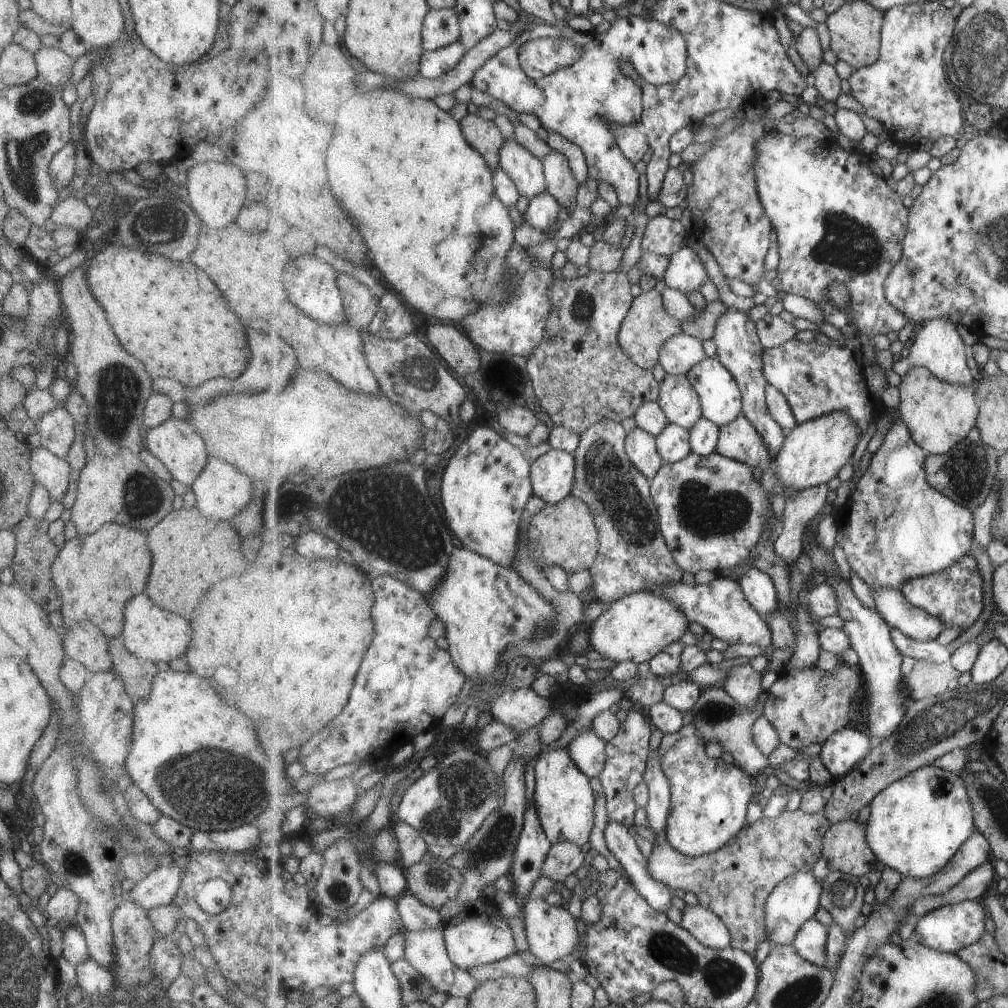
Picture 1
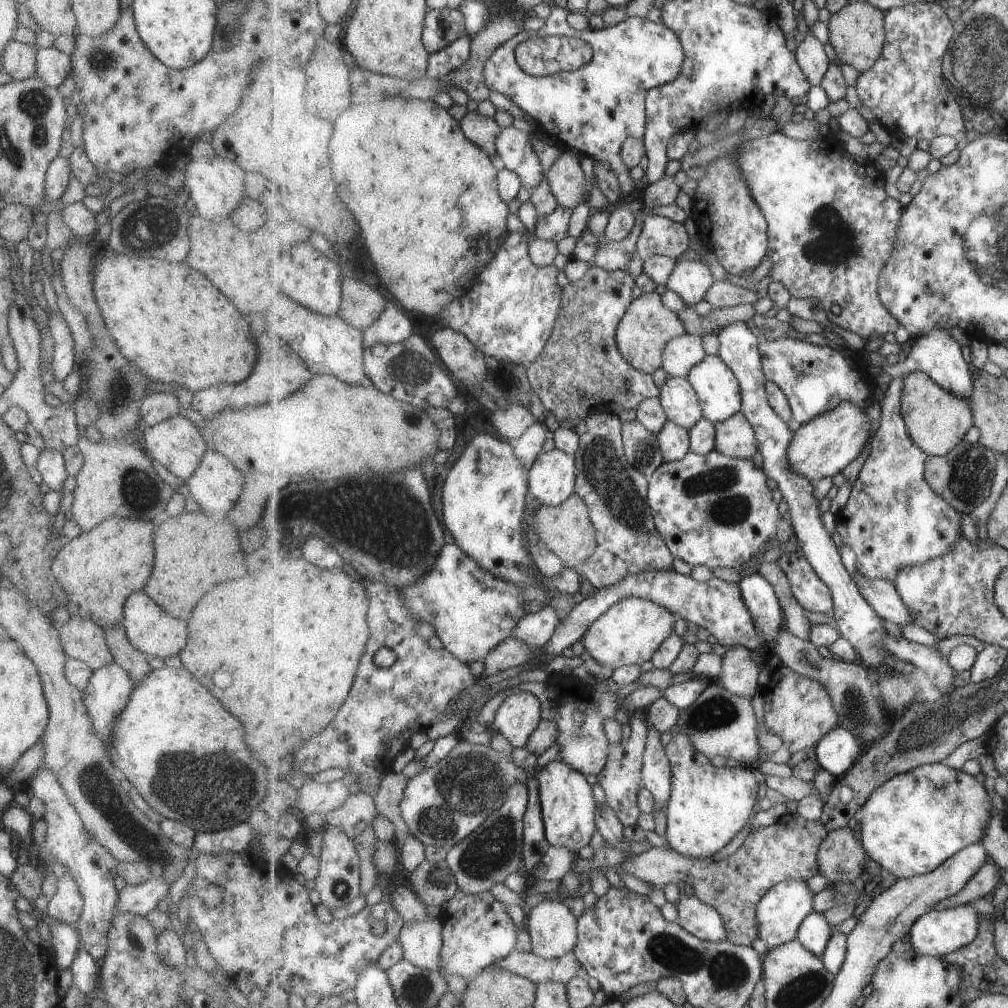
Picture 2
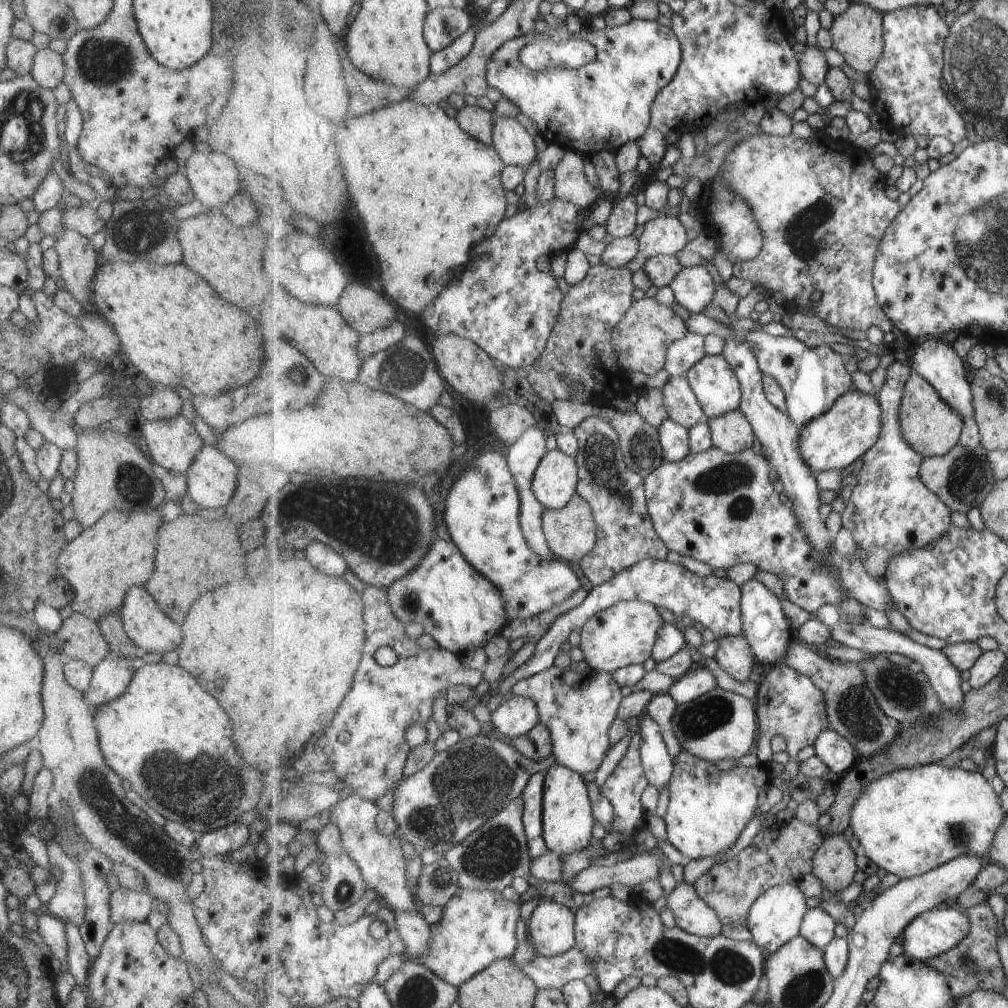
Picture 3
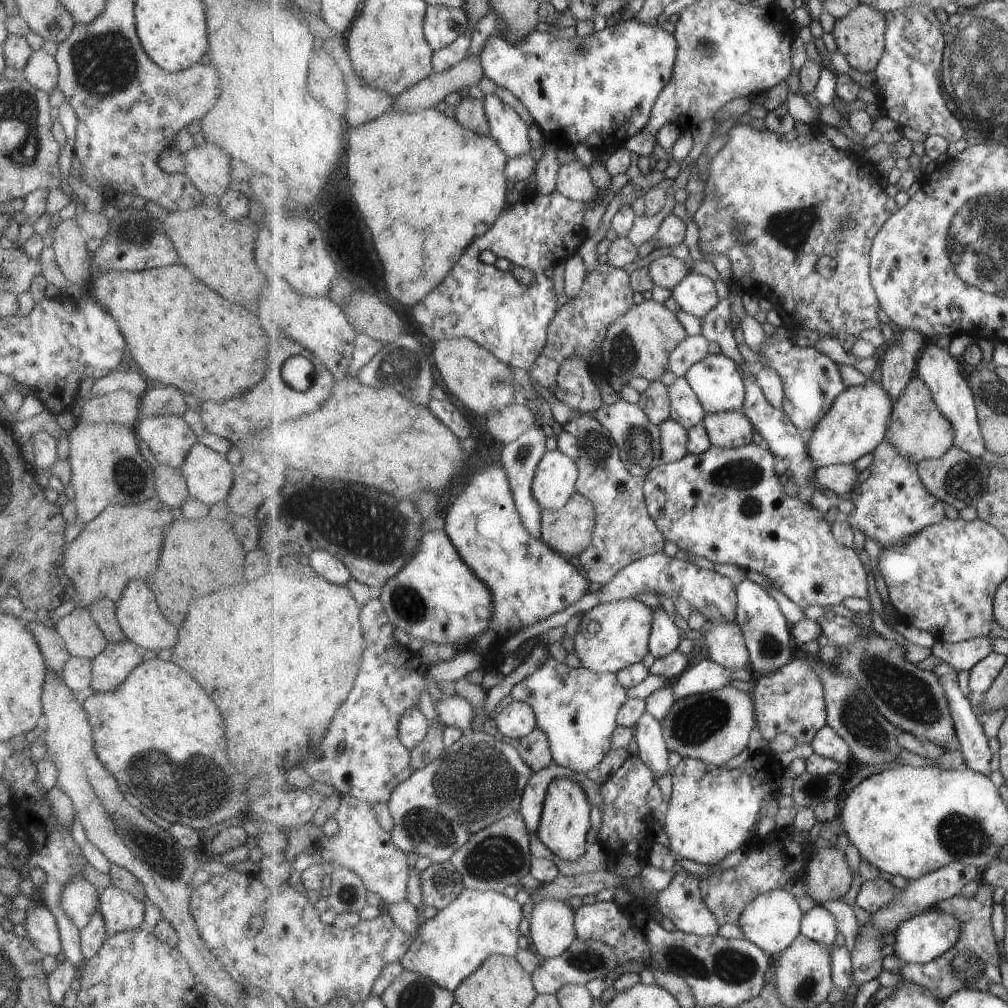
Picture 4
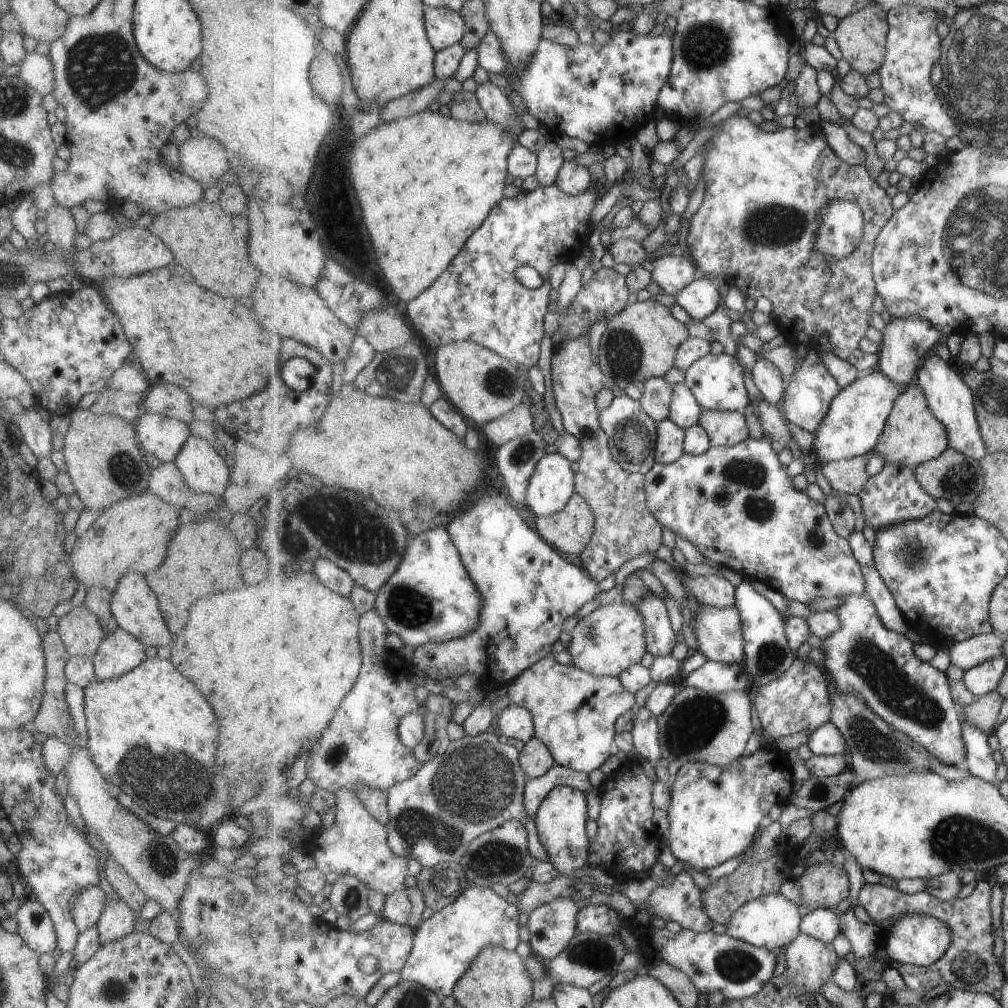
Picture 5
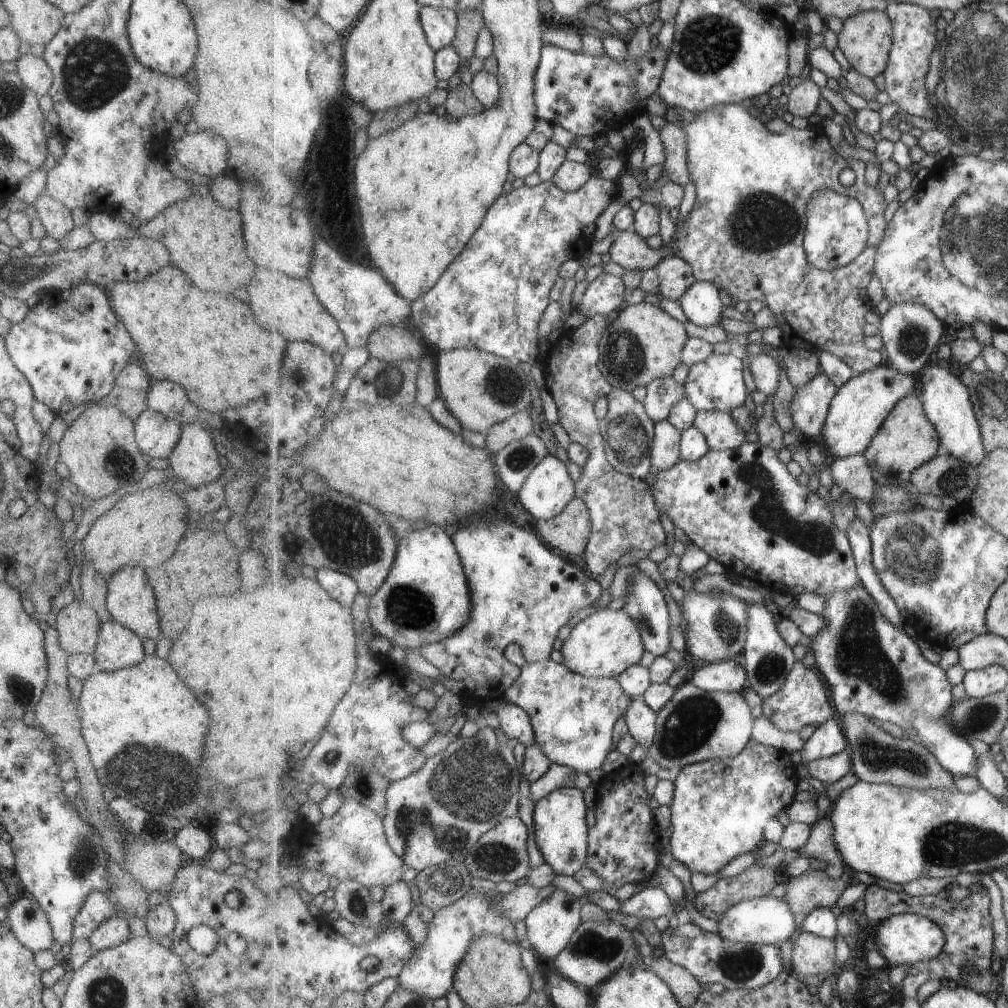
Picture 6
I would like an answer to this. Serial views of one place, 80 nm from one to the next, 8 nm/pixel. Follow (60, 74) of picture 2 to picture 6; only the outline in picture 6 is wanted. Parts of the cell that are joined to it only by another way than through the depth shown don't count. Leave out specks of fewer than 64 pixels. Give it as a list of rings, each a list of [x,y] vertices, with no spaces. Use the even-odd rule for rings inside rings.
[[[31,54],[19,56],[16,60],[15,73],[38,98],[43,94],[48,94],[48,88],[52,83],[52,74],[43,58]]]

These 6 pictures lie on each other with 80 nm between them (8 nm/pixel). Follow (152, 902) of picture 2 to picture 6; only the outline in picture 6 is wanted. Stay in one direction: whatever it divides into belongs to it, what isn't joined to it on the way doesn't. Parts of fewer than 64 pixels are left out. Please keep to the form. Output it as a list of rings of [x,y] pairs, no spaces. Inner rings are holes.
[[[117,914],[104,920],[93,932],[89,933],[88,941],[94,952],[117,946],[131,937],[127,919],[119,918]]]

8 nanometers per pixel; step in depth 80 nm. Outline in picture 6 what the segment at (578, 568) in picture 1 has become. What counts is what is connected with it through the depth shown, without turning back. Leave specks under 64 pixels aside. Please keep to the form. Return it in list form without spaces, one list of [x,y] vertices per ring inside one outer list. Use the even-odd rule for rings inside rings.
[[[576,497],[555,518],[535,523],[540,536],[565,554],[584,555],[593,532],[592,516],[588,504]]]

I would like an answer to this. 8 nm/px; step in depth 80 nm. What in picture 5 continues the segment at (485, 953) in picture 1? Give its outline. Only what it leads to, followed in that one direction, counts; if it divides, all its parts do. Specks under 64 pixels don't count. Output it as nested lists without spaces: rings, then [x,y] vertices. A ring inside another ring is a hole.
[[[473,885],[415,930],[413,950],[406,966],[400,970],[402,978],[425,985],[440,997],[453,995],[457,981],[472,967],[472,962],[485,947],[497,945],[517,950],[521,944],[519,916],[517,904],[507,902],[490,887]]]

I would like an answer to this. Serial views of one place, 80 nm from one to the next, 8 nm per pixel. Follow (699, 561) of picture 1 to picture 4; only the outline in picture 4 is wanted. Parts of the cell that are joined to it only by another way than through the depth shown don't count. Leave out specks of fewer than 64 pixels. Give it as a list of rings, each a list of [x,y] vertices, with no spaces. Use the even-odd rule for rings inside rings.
[[[749,443],[734,449],[712,446],[707,452],[700,455],[687,453],[681,460],[672,463],[663,462],[653,468],[644,477],[644,493],[648,501],[648,511],[652,514],[662,533],[666,536],[666,540],[675,543],[679,549],[688,550],[697,556],[705,557],[715,564],[735,564],[746,572],[755,571],[765,575],[767,578],[772,579],[777,589],[801,609],[805,608],[805,606],[813,606],[814,604],[820,606],[838,605],[843,598],[849,598],[849,596],[867,598],[867,592],[869,592],[867,570],[860,554],[850,546],[839,544],[839,541],[835,538],[832,524],[829,524],[823,517],[825,516],[824,512],[816,510],[807,501],[801,501],[797,497],[785,494],[780,474],[777,474],[777,469],[775,468],[778,461],[778,456],[767,445]]]

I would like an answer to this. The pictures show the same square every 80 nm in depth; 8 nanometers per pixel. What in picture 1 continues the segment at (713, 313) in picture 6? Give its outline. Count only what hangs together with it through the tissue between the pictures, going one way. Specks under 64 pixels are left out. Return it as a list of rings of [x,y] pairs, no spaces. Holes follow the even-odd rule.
[[[688,247],[682,248],[670,258],[670,265],[664,274],[664,282],[668,288],[682,290],[687,294],[695,292],[695,290],[700,292],[700,288],[709,281],[709,274],[707,274],[705,264],[701,262],[701,258],[697,256],[697,252]]]

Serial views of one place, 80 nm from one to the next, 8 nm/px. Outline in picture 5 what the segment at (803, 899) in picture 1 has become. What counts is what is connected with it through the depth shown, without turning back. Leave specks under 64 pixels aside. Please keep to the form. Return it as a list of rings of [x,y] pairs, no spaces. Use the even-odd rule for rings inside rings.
[[[781,894],[763,895],[745,903],[736,910],[736,914],[725,925],[725,934],[756,947],[765,947],[778,952],[783,946],[789,946],[802,933],[800,927],[802,911],[799,905],[787,900]]]

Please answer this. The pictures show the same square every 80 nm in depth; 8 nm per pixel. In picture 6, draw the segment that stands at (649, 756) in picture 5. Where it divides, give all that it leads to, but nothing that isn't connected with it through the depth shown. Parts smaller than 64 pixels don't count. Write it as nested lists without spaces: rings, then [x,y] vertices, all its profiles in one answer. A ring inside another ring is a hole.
[[[637,697],[628,708],[625,718],[630,728],[630,733],[638,744],[650,750],[656,735],[656,713],[643,699]]]

